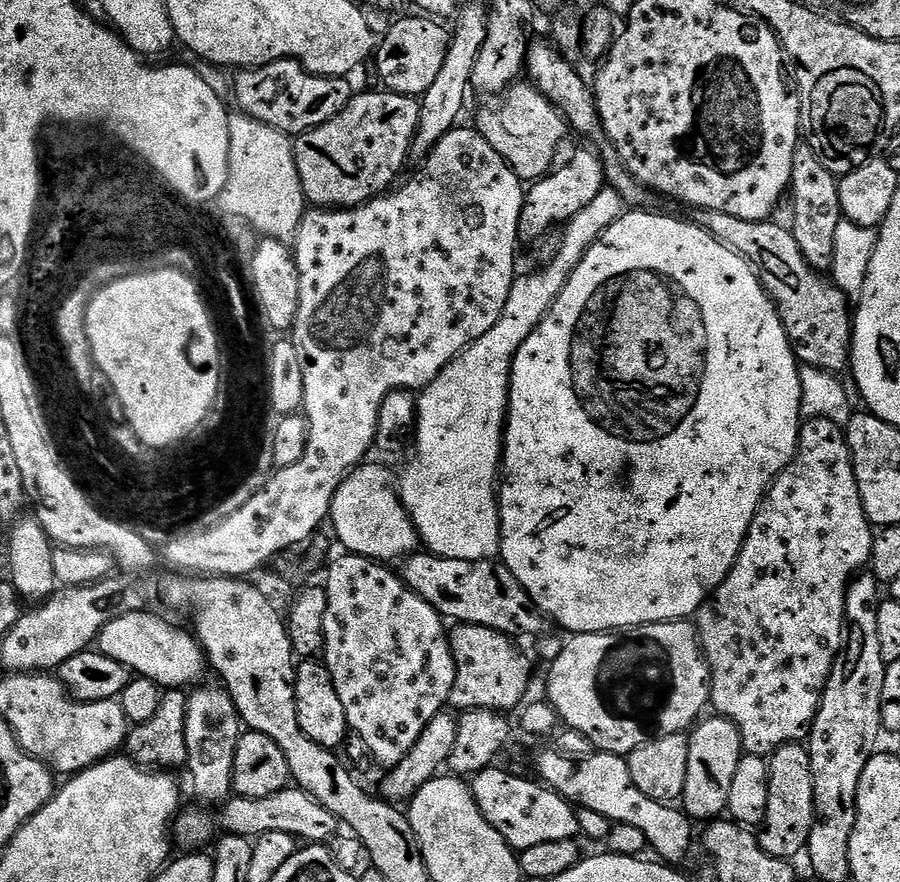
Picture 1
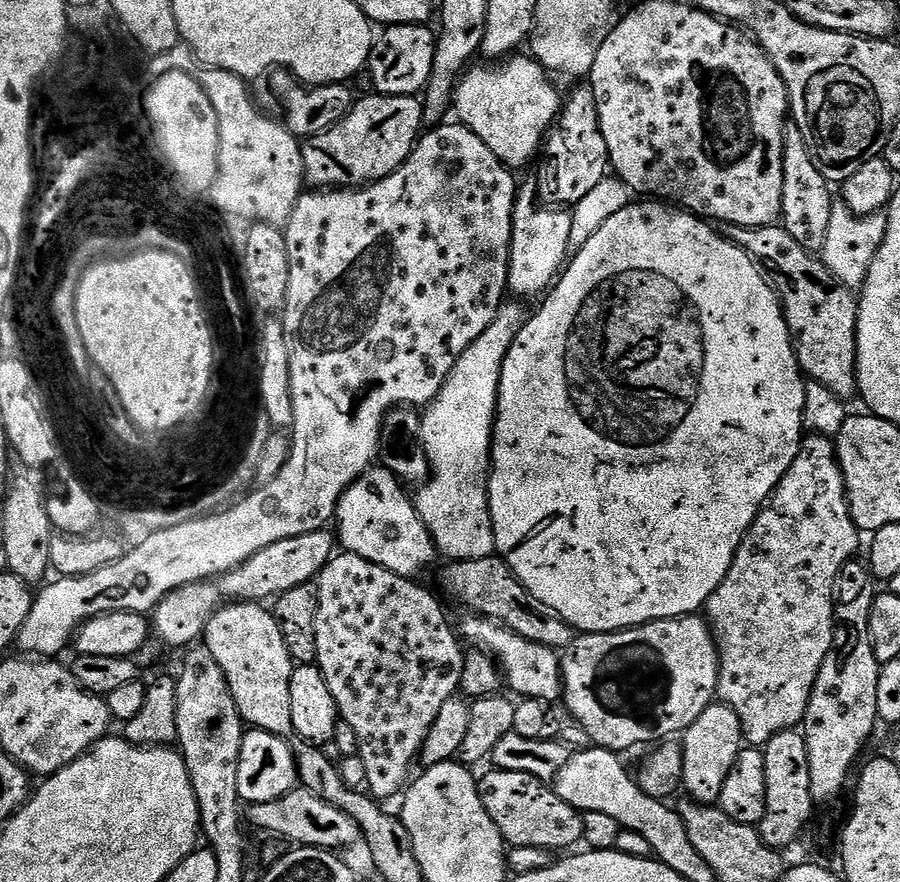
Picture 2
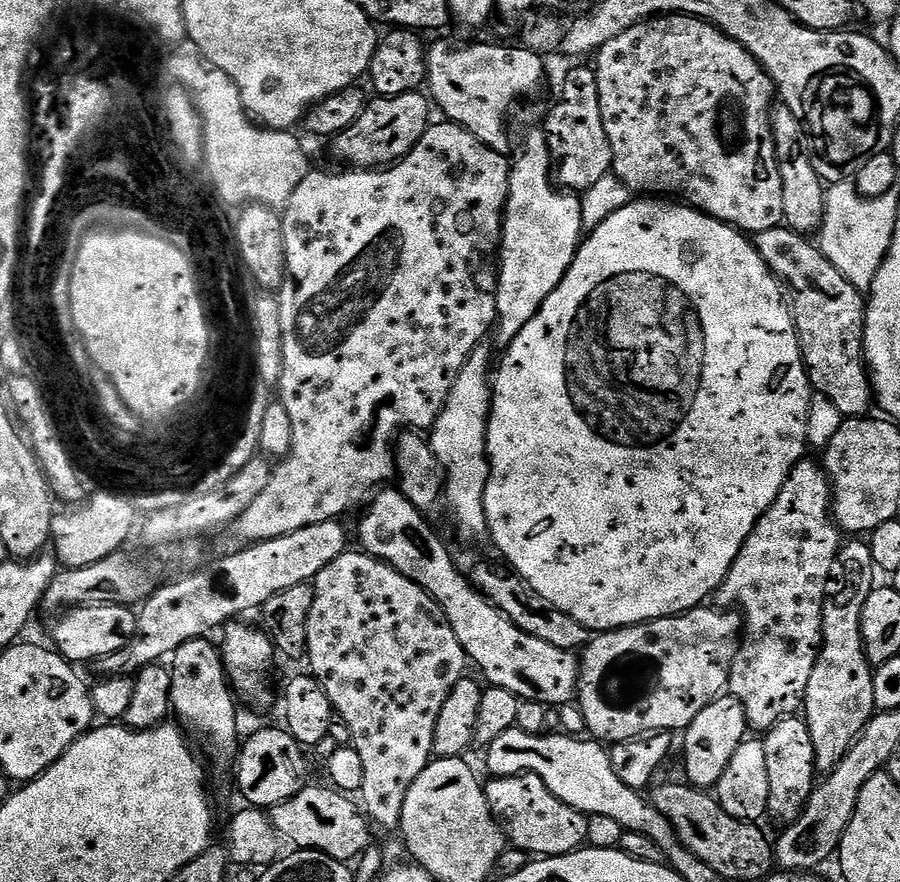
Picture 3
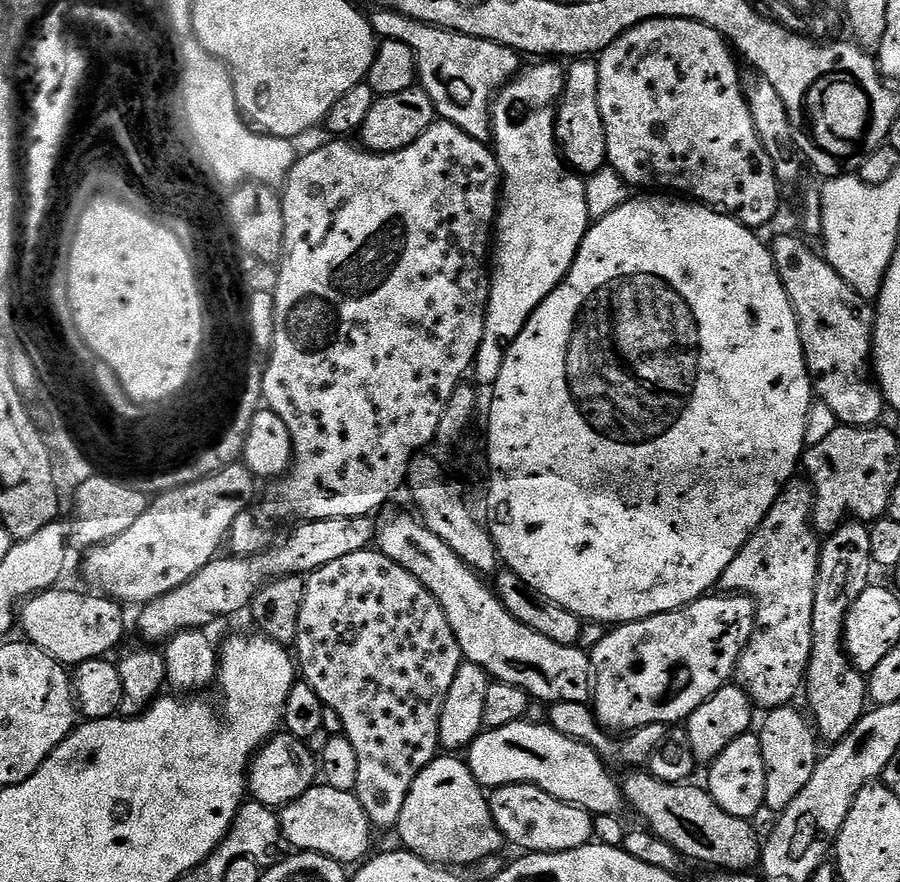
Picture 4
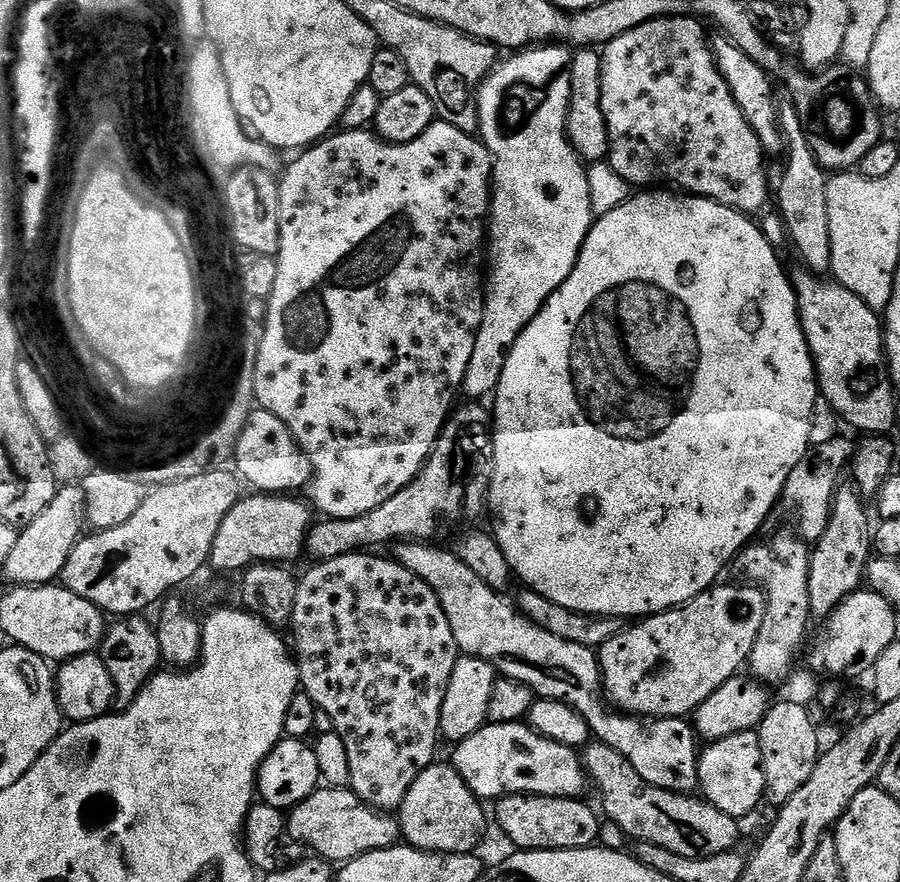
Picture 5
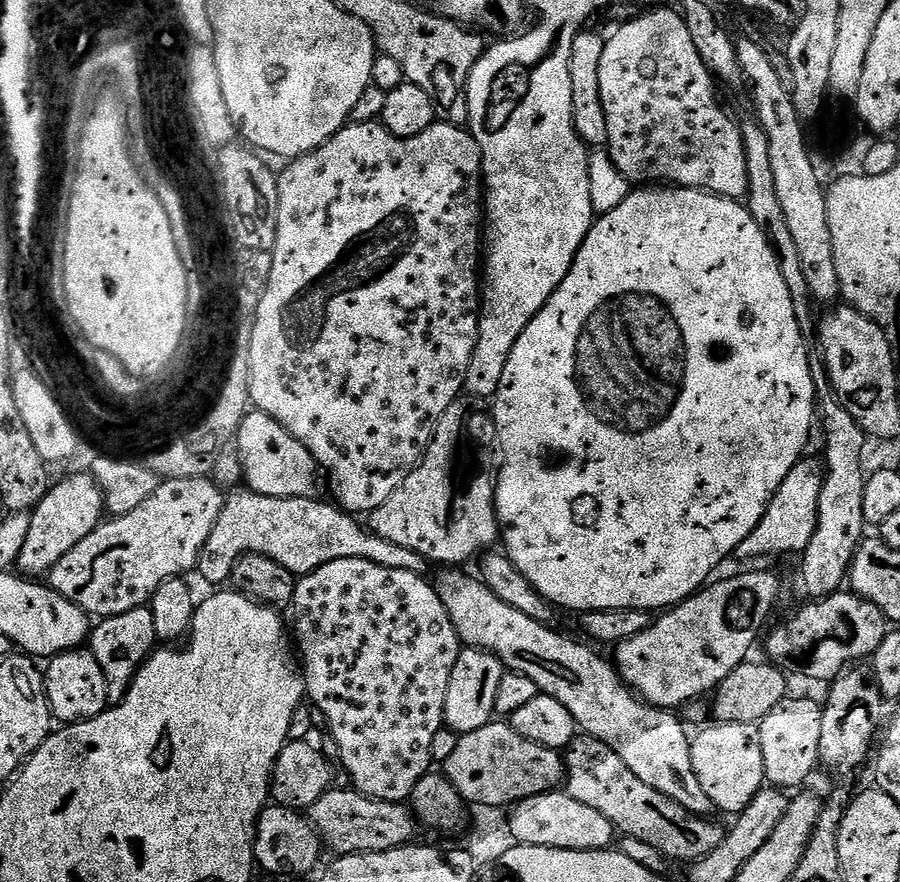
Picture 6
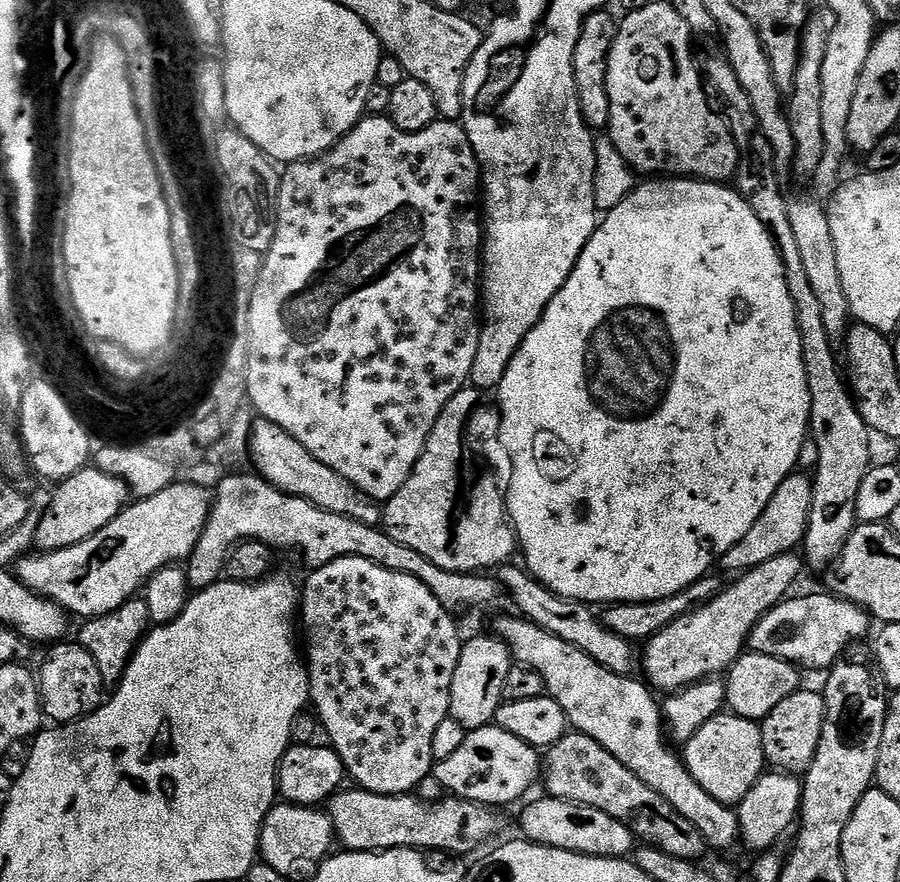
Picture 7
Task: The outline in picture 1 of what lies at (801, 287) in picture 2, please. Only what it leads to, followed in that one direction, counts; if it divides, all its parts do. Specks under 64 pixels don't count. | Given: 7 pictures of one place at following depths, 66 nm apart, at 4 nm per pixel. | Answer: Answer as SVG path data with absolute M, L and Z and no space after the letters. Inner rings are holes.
M703 210L695 213L694 220L752 265L760 284L776 306L782 326L792 342L792 352L801 365L835 374L849 367L854 323L849 297L808 267L806 258L802 258L802 250L798 250L798 242L794 242L785 225L783 228L780 224L772 224L771 219L746 222L746 218L734 218L734 214Z

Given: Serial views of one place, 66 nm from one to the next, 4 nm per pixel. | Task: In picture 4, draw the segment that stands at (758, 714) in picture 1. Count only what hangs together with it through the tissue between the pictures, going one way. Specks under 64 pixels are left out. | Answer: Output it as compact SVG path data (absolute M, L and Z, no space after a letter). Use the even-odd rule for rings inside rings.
M804 478L788 481L766 518L742 546L738 558L726 566L718 585L724 594L748 596L756 603L756 628L744 648L738 665L738 684L757 709L787 708L796 695L801 695L802 685L808 674L808 659L814 642L814 590L820 569L821 537L811 519L814 493Z

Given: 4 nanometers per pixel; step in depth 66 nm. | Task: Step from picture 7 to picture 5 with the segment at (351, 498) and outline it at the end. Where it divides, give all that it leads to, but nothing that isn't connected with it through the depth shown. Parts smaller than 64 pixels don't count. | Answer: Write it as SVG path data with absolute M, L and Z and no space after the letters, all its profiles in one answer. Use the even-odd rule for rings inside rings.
M254 410L249 414L246 426L236 443L234 453L235 471L245 485L253 484L260 494L296 494L307 489L312 480L312 467L307 454L296 445L296 439L290 434L282 418L263 410Z

